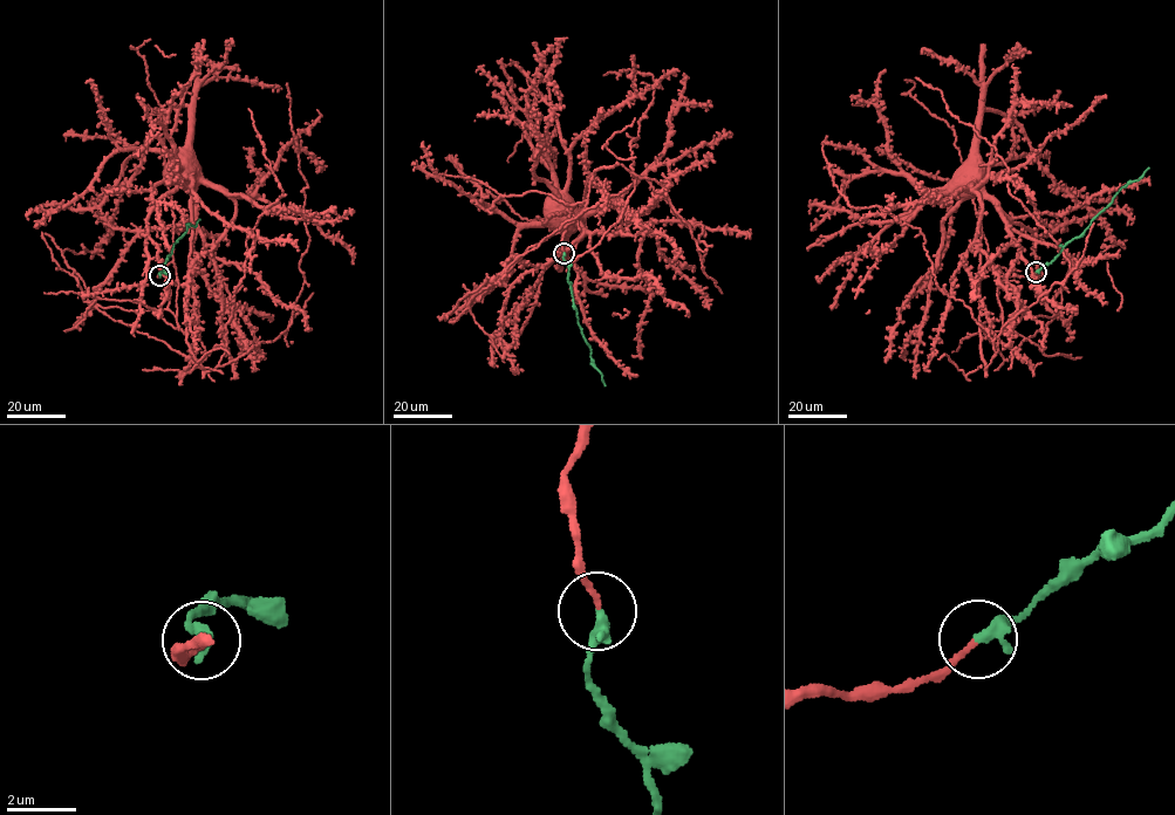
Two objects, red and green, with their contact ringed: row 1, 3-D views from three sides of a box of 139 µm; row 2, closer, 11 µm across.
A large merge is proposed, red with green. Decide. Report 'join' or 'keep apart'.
join

